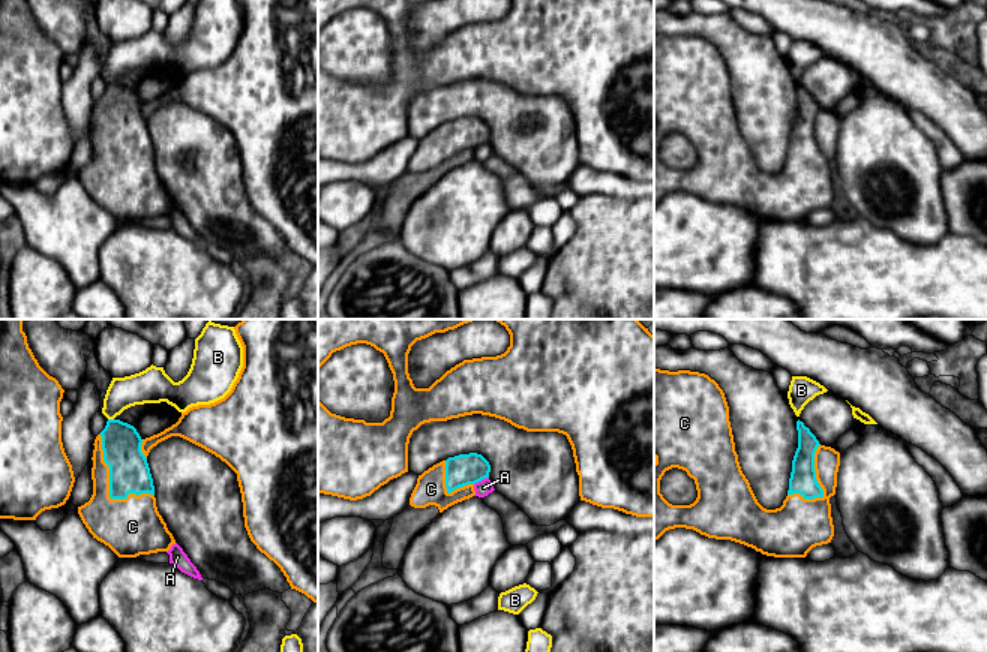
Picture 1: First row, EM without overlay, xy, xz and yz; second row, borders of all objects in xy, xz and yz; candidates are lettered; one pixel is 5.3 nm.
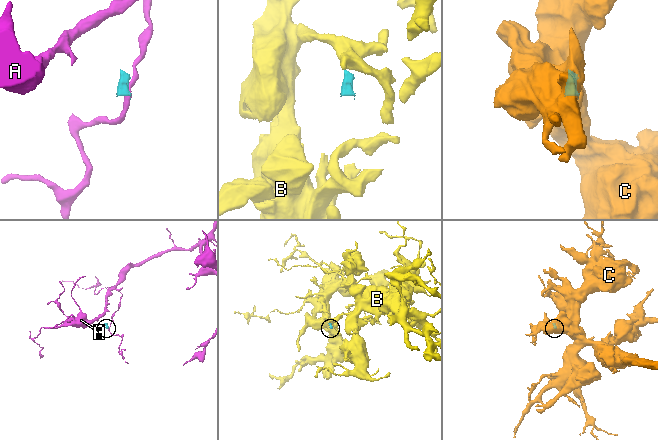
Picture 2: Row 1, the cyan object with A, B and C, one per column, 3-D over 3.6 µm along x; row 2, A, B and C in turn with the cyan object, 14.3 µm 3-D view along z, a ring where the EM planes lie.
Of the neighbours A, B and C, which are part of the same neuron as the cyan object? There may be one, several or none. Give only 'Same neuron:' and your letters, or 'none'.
Same neuron: C

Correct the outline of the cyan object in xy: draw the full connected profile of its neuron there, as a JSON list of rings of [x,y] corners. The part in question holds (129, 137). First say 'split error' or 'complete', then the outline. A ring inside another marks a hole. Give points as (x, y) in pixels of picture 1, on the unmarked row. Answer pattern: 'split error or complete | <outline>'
split error | [[[318,0],[237,1],[243,10],[243,31],[224,63],[189,72],[176,88],[146,103],[128,87],[106,85],[93,108],[93,159],[78,171],[78,178],[93,202],[118,222],[168,216],[176,204],[158,175],[147,120],[159,106],[180,100],[214,118],[237,138],[250,205],[280,232],[291,253],[318,267]]]

